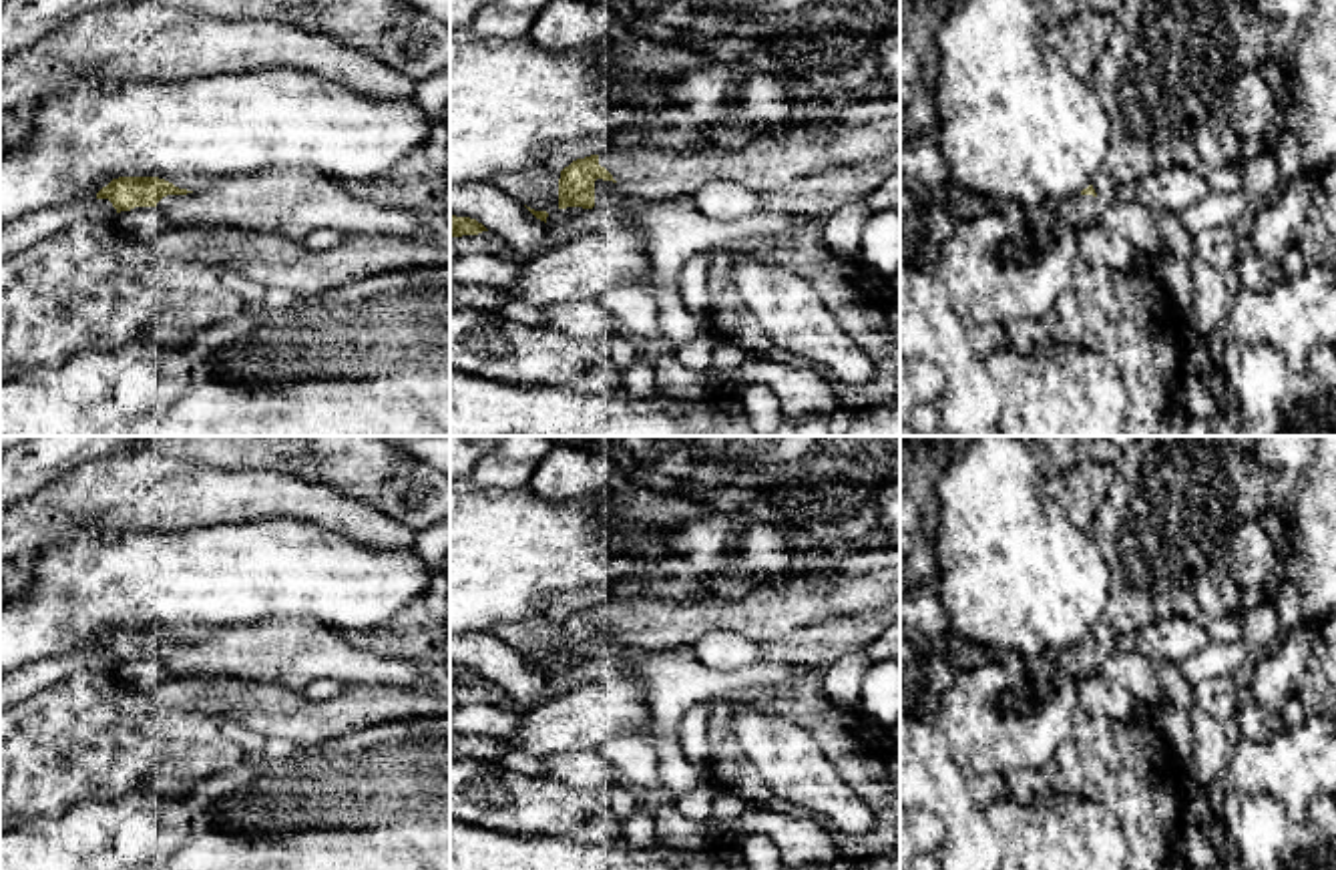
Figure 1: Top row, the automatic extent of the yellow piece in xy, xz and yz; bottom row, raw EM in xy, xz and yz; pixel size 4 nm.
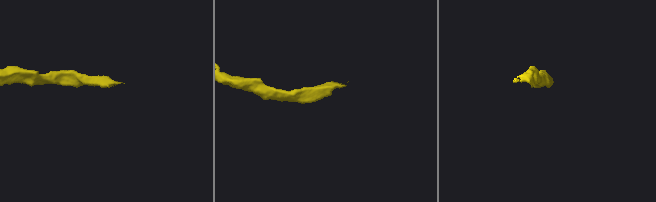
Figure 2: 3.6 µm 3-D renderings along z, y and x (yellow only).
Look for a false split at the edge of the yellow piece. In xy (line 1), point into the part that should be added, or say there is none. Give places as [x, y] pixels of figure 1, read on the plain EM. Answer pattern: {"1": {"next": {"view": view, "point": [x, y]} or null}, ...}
{"1": {"next": {"view": "xy", "point": [292, 654]}}}

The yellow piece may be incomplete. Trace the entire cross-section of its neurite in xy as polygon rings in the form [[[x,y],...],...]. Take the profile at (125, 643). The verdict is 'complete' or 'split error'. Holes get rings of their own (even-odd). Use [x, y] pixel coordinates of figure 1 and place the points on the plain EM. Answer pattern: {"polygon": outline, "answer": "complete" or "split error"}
{"polygon": [[[267,619],[203,641],[179,639],[159,627],[119,627],[96,649],[108,649],[117,663],[157,657],[181,679],[239,677],[295,693],[319,679],[348,687],[428,689],[432,683],[414,659],[358,649],[340,631],[309,619]]], "answer": "split error"}

